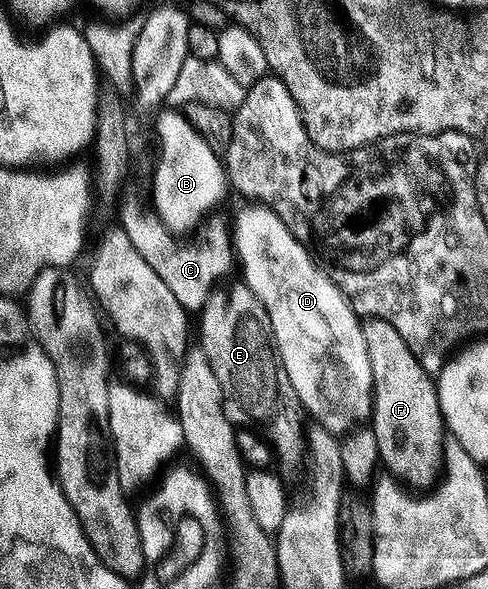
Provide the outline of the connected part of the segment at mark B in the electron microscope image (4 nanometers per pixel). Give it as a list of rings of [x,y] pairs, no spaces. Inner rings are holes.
[[[182,110],[163,111],[155,119],[155,139],[159,142],[159,152],[155,155],[155,172],[151,175],[151,199],[153,210],[165,226],[176,233],[189,233],[193,227],[200,226],[199,218],[206,211],[211,211],[223,199],[223,194],[229,191],[227,173],[224,160],[220,152],[209,149],[201,133],[189,125],[189,121],[183,115]]]

